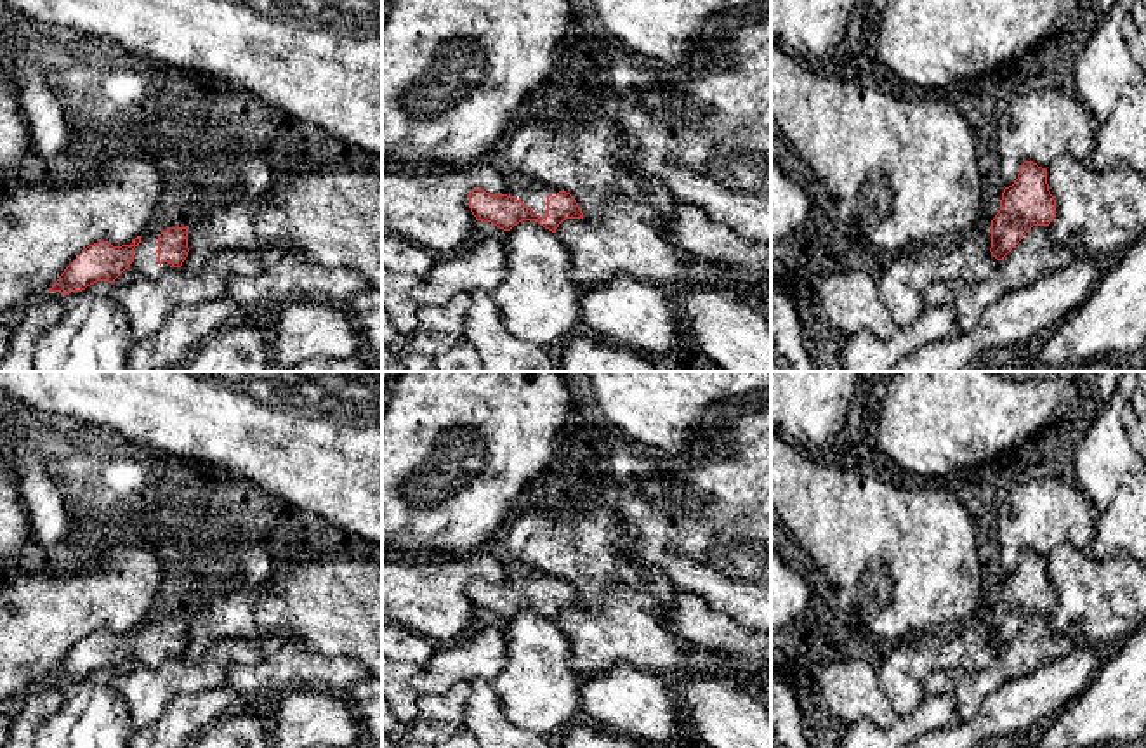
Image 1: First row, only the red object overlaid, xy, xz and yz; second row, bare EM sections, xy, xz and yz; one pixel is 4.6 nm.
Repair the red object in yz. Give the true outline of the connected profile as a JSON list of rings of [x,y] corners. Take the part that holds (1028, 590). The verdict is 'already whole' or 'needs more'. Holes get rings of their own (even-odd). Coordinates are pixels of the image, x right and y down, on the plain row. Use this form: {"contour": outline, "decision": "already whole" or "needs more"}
{"contour": [[[1024,550],[1014,573],[1004,578],[1000,599],[991,609],[991,644],[1002,649],[1033,614],[1049,614],[1054,606],[1047,557]]], "decision": "already whole"}

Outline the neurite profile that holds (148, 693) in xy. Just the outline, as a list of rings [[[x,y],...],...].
[[[170,656],[158,668],[137,666],[127,673],[113,673],[111,682],[128,706],[135,732],[155,724],[181,696],[217,689],[226,684],[227,675],[226,665]]]

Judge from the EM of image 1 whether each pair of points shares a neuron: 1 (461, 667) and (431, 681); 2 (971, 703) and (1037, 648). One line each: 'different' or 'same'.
1: same
2: same

